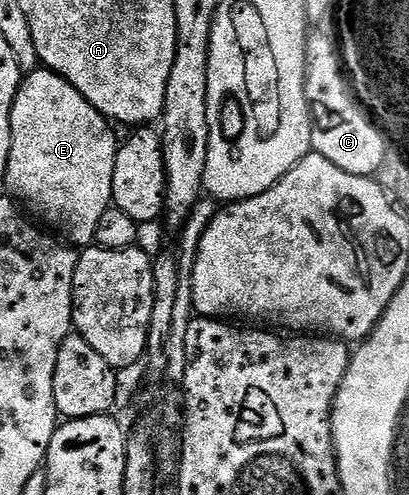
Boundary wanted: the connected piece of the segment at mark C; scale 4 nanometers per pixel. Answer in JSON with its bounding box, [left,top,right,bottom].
[304,32,386,177]

